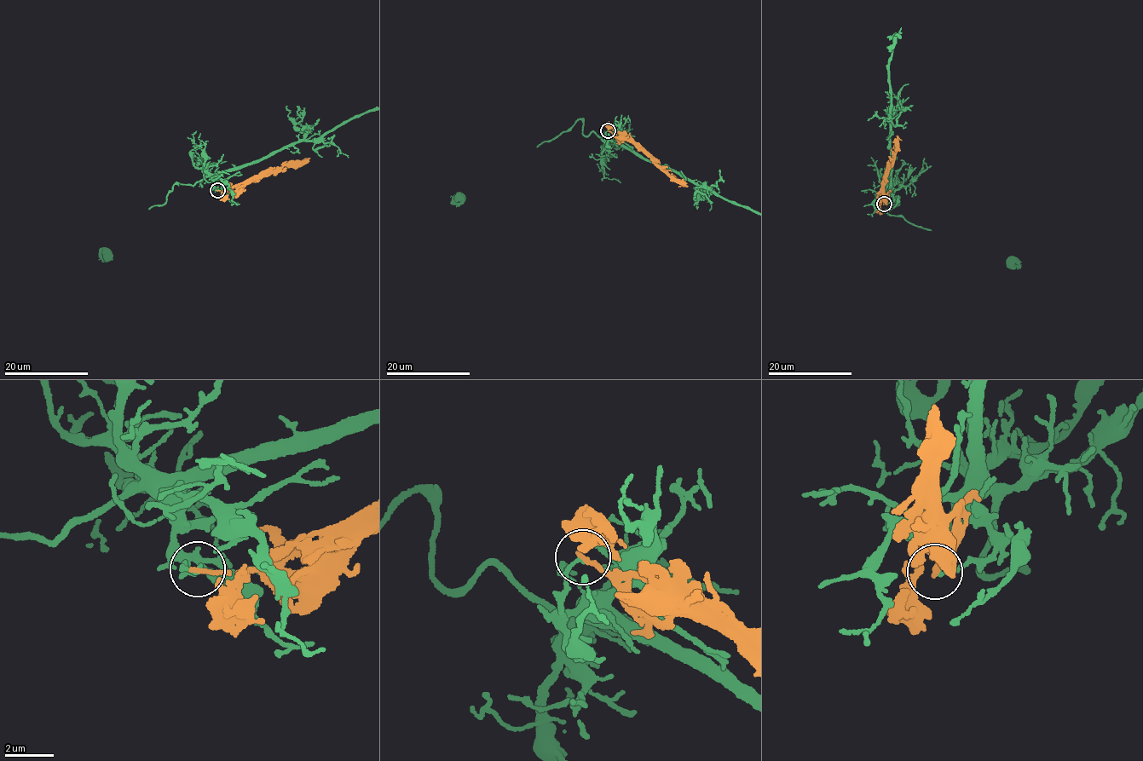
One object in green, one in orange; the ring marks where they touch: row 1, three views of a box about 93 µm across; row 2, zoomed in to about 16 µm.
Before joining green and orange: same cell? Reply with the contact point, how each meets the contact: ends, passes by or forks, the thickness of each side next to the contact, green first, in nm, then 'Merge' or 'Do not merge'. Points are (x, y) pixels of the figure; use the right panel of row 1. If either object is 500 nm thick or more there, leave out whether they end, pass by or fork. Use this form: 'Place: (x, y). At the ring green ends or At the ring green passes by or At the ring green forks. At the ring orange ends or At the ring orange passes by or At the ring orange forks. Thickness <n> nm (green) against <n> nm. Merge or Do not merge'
Place: (884, 204). At the ring green passes by. At the ring orange ends. Thickness 80 nm (green) against 200 nm. Do not merge

